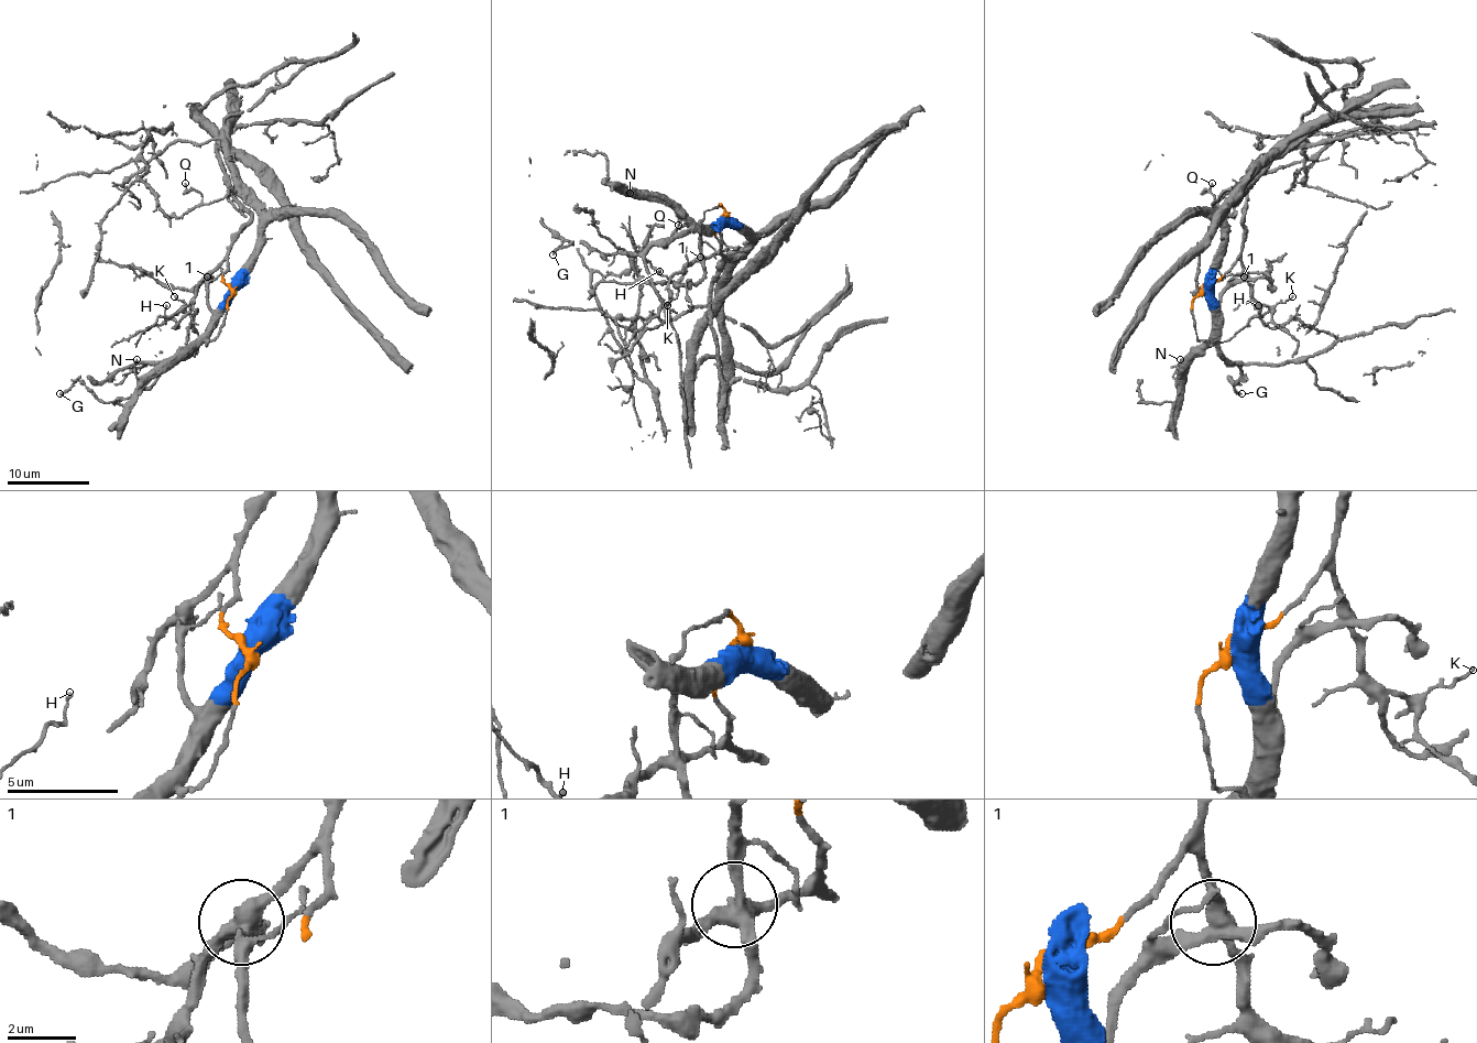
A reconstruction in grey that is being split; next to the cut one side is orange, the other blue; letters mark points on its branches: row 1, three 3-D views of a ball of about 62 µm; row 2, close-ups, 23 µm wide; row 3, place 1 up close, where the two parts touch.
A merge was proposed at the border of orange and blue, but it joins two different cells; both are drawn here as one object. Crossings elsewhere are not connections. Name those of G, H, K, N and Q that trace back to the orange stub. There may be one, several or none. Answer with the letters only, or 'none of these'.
H, K

